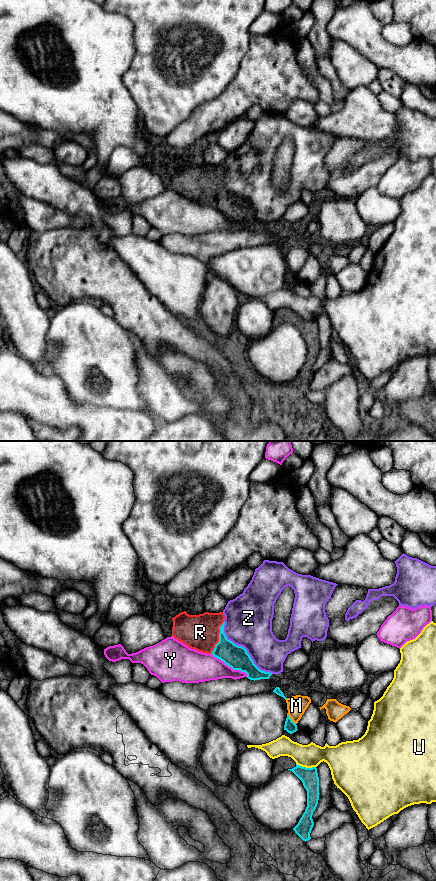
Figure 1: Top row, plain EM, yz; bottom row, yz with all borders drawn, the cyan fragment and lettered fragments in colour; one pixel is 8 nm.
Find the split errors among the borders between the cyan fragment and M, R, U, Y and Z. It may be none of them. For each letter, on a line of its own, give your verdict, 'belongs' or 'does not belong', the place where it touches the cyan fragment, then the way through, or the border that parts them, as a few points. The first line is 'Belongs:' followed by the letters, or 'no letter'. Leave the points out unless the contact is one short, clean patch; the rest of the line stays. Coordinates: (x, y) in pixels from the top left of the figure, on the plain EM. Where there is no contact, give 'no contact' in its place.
Belongs: R
M: does not belong | yz (291, 271)
R: belongs | yz (219, 189) | across yz (236, 209), (219, 189), (209, 189), (200, 184)
U: does not belong | yz (305, 319) | along yz (296, 315), (306, 319), (315, 319)
Y: does not belong | yz (230, 218) | along yz (211, 205), (233, 221), (243, 223), (247, 228)
Z: does not belong | yz (244, 200)

